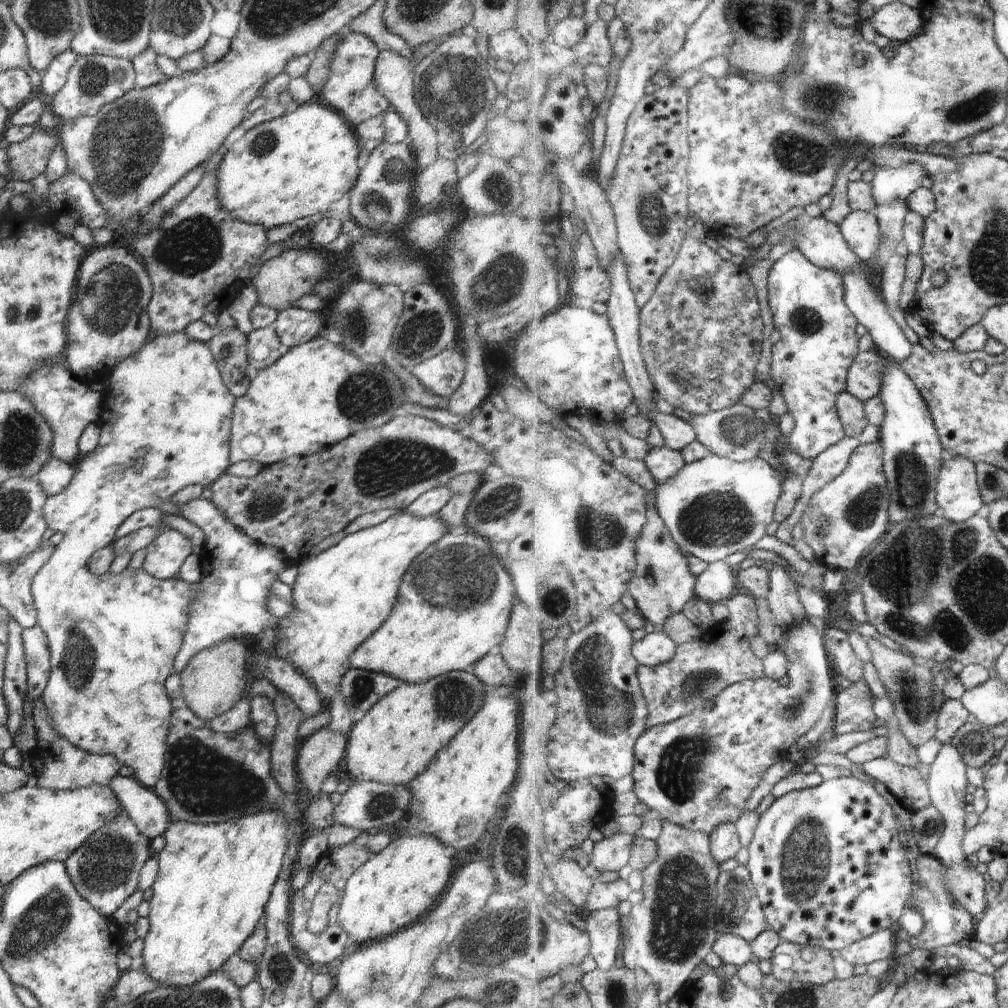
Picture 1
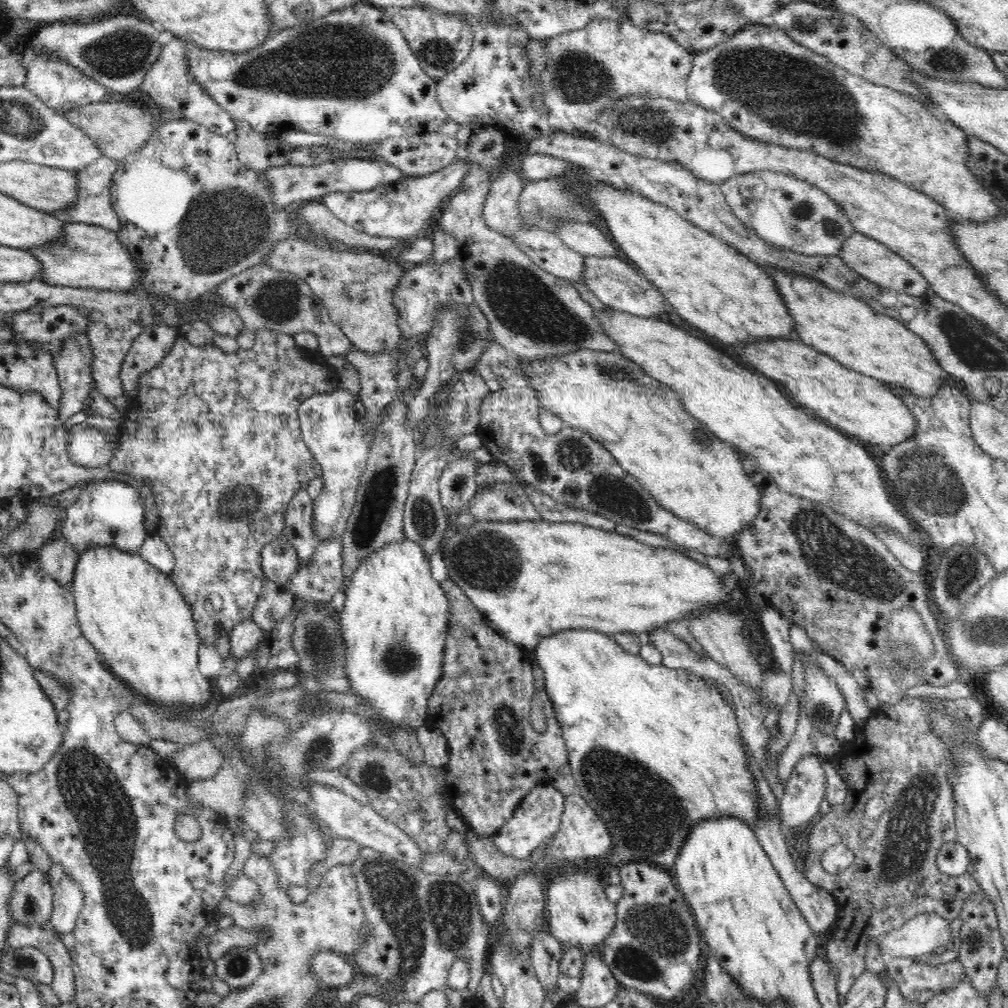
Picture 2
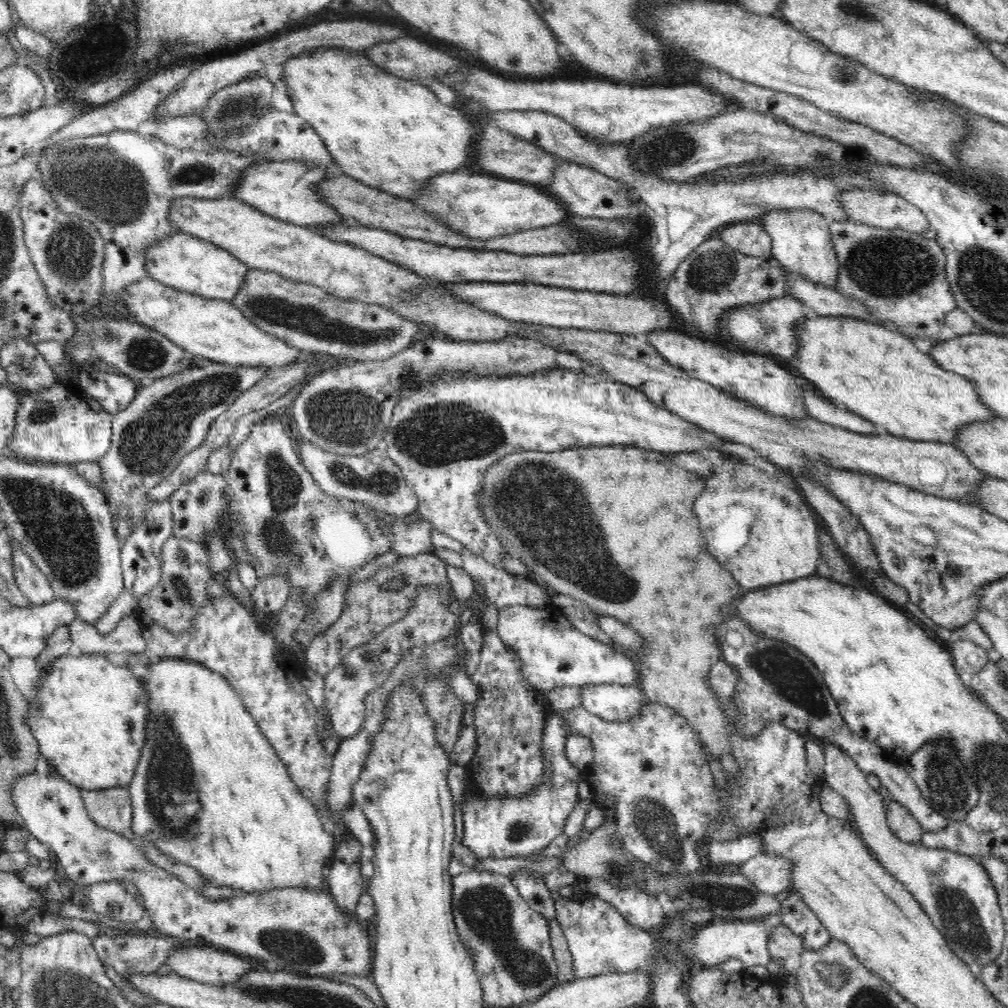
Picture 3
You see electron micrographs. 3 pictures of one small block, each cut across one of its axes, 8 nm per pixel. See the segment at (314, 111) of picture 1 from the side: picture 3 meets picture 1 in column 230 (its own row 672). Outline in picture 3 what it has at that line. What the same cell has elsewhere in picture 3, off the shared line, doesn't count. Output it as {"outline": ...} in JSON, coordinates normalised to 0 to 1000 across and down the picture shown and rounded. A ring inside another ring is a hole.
{"outline":[[[153,654],[153,657],[147,662],[147,668],[142,671],[141,678],[143,684],[147,686],[147,714],[145,714],[145,734],[140,744],[139,754],[134,764],[131,776],[128,780],[130,789],[130,800],[132,801],[132,813],[130,815],[130,823],[137,830],[151,835],[161,846],[167,848],[167,829],[179,829],[179,834],[185,832],[186,843],[190,845],[190,850],[173,849],[177,854],[194,861],[194,865],[198,866],[204,876],[210,876],[214,879],[230,880],[236,886],[247,886],[252,884],[261,884],[262,882],[300,880],[306,883],[319,883],[323,879],[323,866],[331,847],[333,829],[323,825],[317,812],[313,809],[314,802],[298,787],[294,781],[294,777],[290,774],[284,759],[278,754],[274,748],[272,741],[268,735],[262,731],[258,722],[254,719],[251,711],[247,708],[246,703],[236,691],[236,688],[230,684],[230,681],[221,673],[220,670],[203,663],[200,659],[188,657],[187,655],[159,655]],[[187,788],[192,790],[192,800],[194,806],[188,810],[188,813],[185,815],[183,821],[175,823],[167,821],[167,798],[177,798],[185,800],[187,798]]]}

